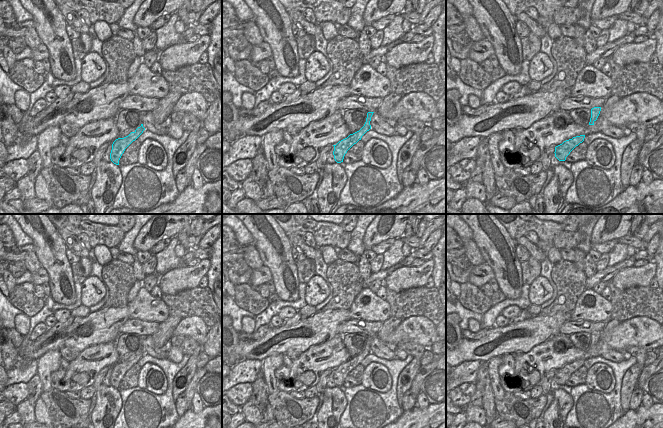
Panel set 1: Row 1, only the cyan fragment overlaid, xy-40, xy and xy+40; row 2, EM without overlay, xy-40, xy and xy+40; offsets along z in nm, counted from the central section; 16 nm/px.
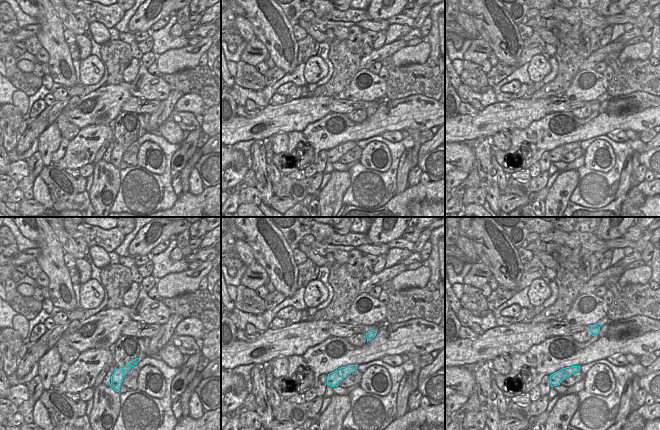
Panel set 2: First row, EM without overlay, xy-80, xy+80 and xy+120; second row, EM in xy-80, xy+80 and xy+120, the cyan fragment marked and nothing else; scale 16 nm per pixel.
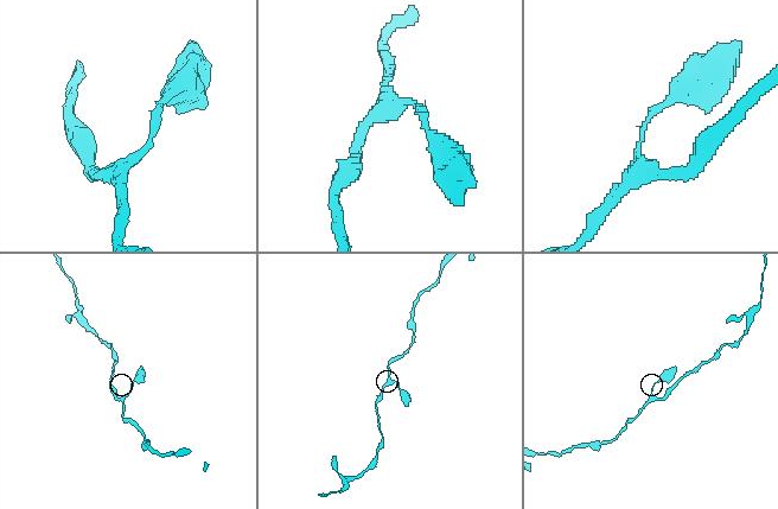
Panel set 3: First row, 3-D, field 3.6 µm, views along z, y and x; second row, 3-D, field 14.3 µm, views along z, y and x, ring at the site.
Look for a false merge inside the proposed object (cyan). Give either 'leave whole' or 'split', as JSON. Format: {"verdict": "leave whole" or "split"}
{"verdict": "leave whole"}

